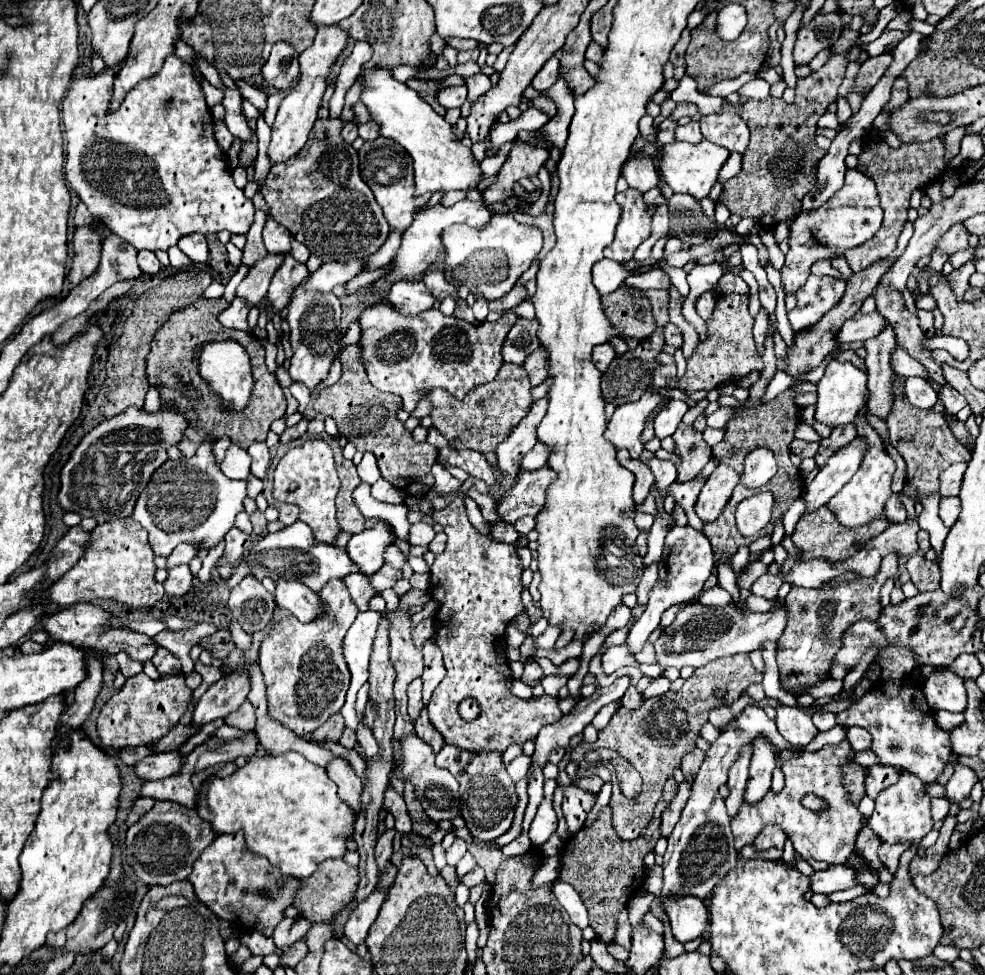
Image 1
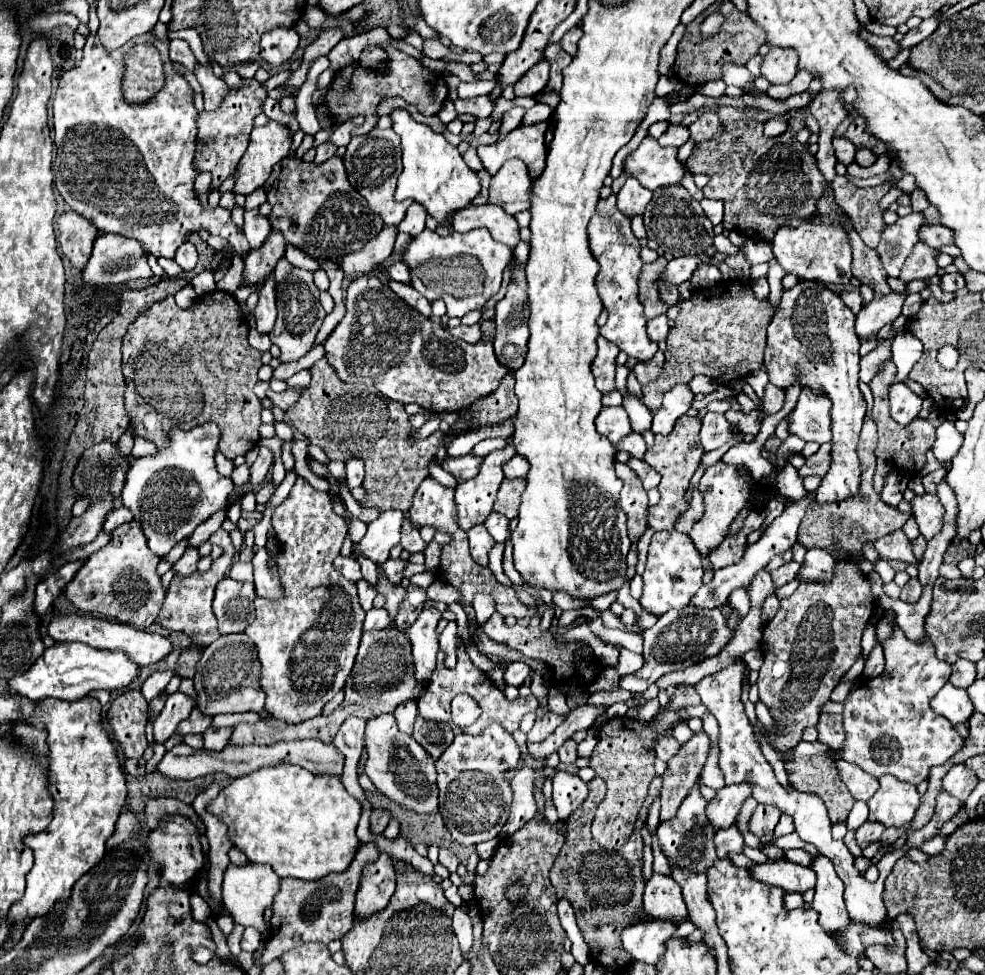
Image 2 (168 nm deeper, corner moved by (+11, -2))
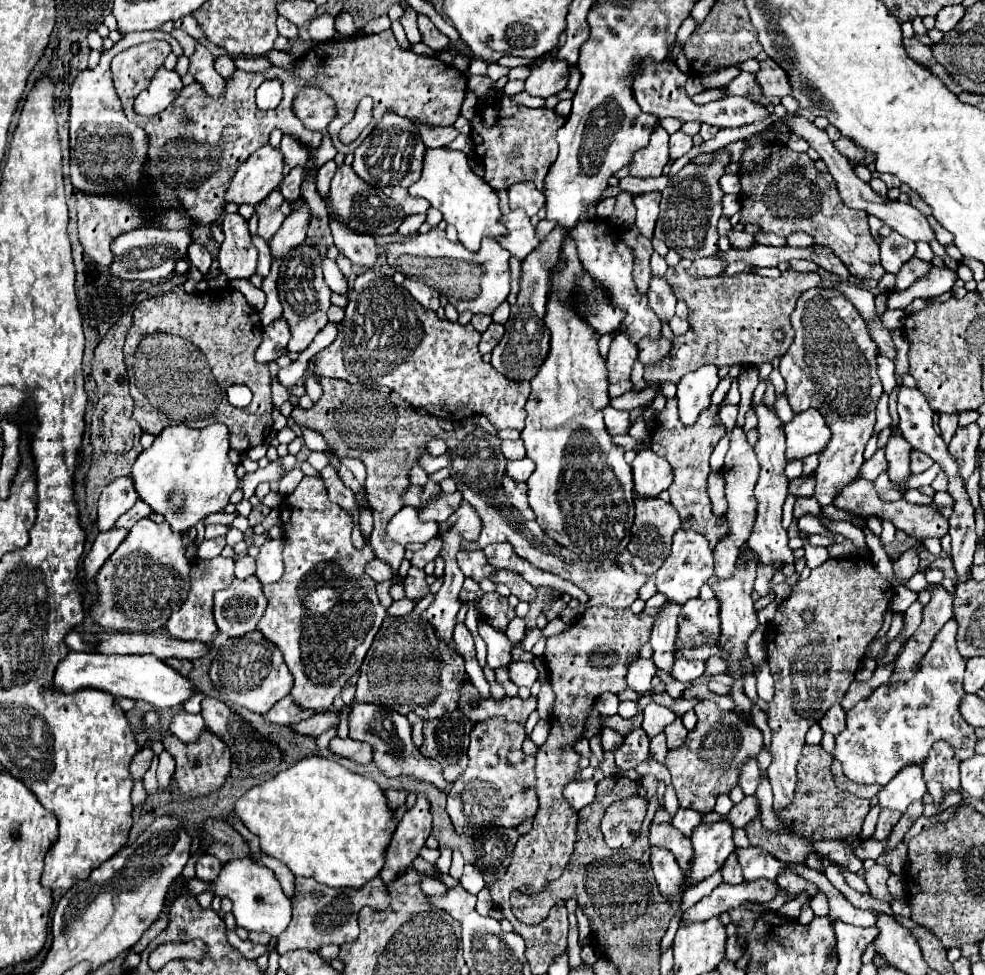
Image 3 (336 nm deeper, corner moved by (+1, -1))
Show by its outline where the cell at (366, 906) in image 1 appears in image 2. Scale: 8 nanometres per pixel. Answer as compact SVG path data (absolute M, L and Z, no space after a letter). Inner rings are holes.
M389 854L379 856L377 862L365 866L359 890L355 894L355 910L353 918L363 922L371 914L379 912L395 892L395 870L393 858Z

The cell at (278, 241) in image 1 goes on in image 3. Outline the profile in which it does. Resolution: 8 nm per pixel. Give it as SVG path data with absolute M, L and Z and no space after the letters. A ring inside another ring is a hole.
M279 189L271 191L271 197L265 197L259 205L257 205L257 217L259 217L259 235L269 241L277 229L281 227L285 215L281 213L281 203L283 203L283 195Z

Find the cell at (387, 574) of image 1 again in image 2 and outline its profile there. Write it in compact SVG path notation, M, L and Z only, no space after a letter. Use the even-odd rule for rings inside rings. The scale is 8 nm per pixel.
M391 558L381 566L385 578L387 578L389 582L393 582L393 584L401 582L401 578L403 578L403 568L405 568L405 562L403 562L403 560L391 560Z

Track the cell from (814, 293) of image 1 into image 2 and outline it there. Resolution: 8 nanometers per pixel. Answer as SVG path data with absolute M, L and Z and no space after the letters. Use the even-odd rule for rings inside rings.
M801 280L791 290L783 292L777 314L767 328L765 370L771 384L787 390L795 376L801 376L801 386L813 386L829 394L833 402L833 450L831 468L817 488L817 502L841 502L857 496L861 484L861 462L857 456L859 432L865 416L865 398L857 388L859 382L859 338L855 334L855 314L843 300L823 284Z

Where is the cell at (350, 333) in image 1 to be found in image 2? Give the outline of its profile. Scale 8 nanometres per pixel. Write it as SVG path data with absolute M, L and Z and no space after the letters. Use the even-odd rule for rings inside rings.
M305 368L305 370L297 372L297 374L293 374L293 376L287 380L287 386L289 386L289 388L291 388L291 386L303 388L303 386L309 386L309 382L311 382L311 368Z

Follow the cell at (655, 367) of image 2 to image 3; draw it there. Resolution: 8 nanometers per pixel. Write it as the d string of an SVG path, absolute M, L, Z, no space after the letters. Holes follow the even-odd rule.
M663 335L653 339L653 337L645 337L643 341L639 341L639 361L643 365L651 365L651 363L659 363L663 357L667 357L671 349L671 341L665 339Z

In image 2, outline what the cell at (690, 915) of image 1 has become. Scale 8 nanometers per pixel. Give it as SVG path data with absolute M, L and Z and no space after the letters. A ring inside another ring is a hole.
M653 874L651 880L645 884L643 912L677 926L689 918L687 906L681 898L681 888L671 876L661 874Z

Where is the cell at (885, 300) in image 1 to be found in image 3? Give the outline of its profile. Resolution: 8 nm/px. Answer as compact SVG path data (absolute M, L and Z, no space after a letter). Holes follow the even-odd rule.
M757 135L751 137L751 147L745 151L741 157L743 167L739 169L739 179L741 179L741 223L759 223L763 231L767 233L777 233L781 237L787 237L791 233L803 231L815 237L815 243L827 245L839 255L839 259L845 263L851 275L861 277L861 279L875 279L879 281L885 275L885 269L879 263L879 243L871 237L869 233L869 223L867 223L867 213L855 211L847 205L843 205L835 181L829 173L821 173L811 157L807 153L797 153L787 149L785 145L779 143L763 143Z

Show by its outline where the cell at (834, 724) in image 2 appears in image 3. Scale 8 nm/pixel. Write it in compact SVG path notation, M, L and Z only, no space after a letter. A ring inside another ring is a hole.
M839 703L833 705L833 707L829 707L827 713L823 715L823 719L819 721L819 725L821 725L821 729L825 733L831 733L831 735L841 733L843 725L845 725L845 711L843 711L843 707Z

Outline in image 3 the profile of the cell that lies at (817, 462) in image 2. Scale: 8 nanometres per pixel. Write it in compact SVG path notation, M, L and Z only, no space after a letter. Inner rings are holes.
M811 475L809 479L799 477L799 479L795 479L795 481L789 483L789 493L791 493L793 497L813 497L813 489L815 489L815 479L813 479L813 475Z

